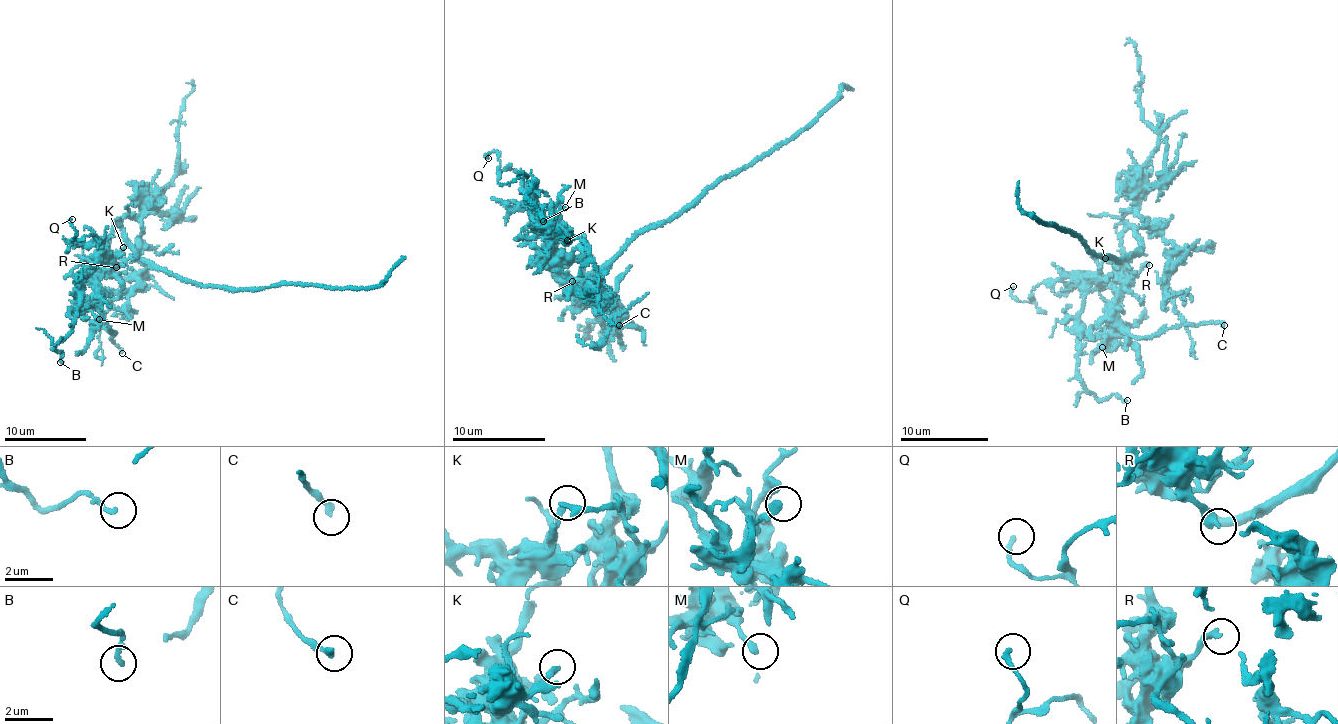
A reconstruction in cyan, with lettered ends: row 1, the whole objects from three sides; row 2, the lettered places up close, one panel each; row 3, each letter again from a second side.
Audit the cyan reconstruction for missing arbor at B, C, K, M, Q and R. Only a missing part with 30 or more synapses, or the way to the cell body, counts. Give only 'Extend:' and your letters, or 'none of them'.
Extend: none of them

